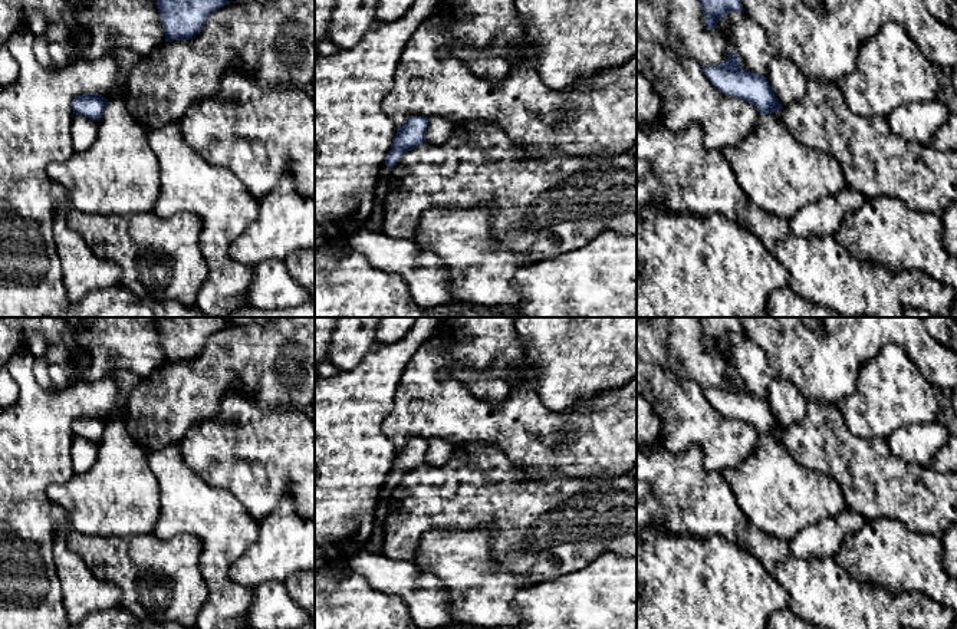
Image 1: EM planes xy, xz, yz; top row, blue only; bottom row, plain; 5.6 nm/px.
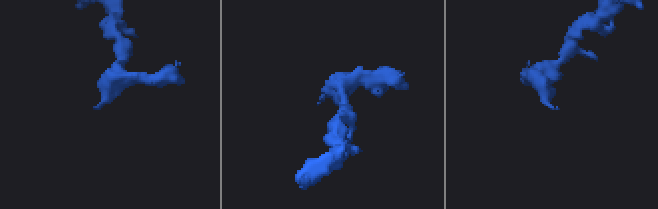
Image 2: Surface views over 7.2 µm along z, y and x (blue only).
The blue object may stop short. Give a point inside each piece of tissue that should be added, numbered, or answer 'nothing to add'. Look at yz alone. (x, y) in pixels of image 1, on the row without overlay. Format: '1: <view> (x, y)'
nothing to add

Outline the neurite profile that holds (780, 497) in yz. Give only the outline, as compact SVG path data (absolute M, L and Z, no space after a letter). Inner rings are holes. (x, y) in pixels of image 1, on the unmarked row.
M780 432L760 439L756 449L739 467L723 471L736 491L737 504L753 527L790 541L805 527L835 517L846 508L838 481L800 465L787 452Z

